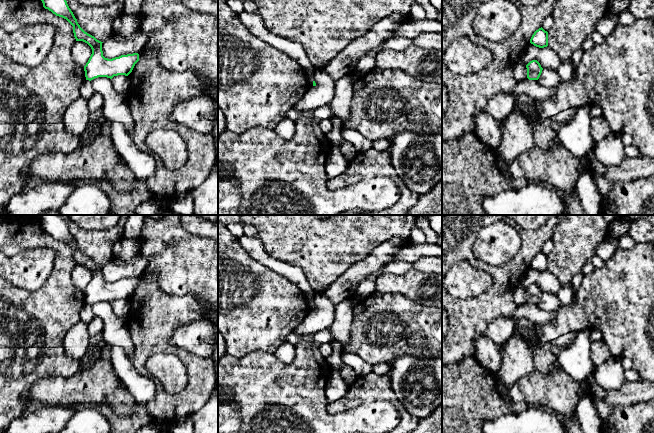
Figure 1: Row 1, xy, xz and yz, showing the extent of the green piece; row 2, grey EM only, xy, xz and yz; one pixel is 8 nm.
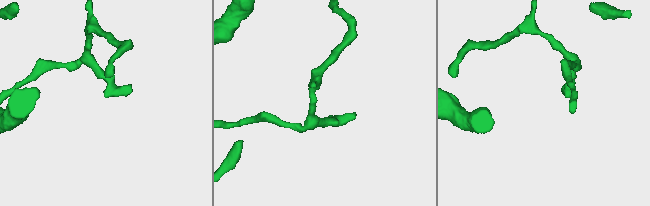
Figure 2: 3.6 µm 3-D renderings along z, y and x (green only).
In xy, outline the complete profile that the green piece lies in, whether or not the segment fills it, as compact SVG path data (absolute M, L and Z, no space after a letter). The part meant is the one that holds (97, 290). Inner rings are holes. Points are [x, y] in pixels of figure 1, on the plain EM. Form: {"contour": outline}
{"contour": "M41 215L40 220L45 233L66 243L73 250L76 265L83 265L91 271L92 278L84 290L86 304L91 305L98 301L112 303L118 299L128 300L132 296L135 288L139 285L138 277L121 279L112 283L105 282L102 275L103 266L80 251L65 221L59 215Z"}

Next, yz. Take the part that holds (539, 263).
{"contour": "M542 251L534 256L530 263L530 267L536 271L544 272L548 270L548 256Z"}

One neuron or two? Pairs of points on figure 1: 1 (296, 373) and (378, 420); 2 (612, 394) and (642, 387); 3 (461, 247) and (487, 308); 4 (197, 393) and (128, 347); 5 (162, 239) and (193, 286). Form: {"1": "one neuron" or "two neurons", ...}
{"1": "one neuron", "2": "one neuron", "3": "one neuron", "4": "two neurons", "5": "one neuron"}

